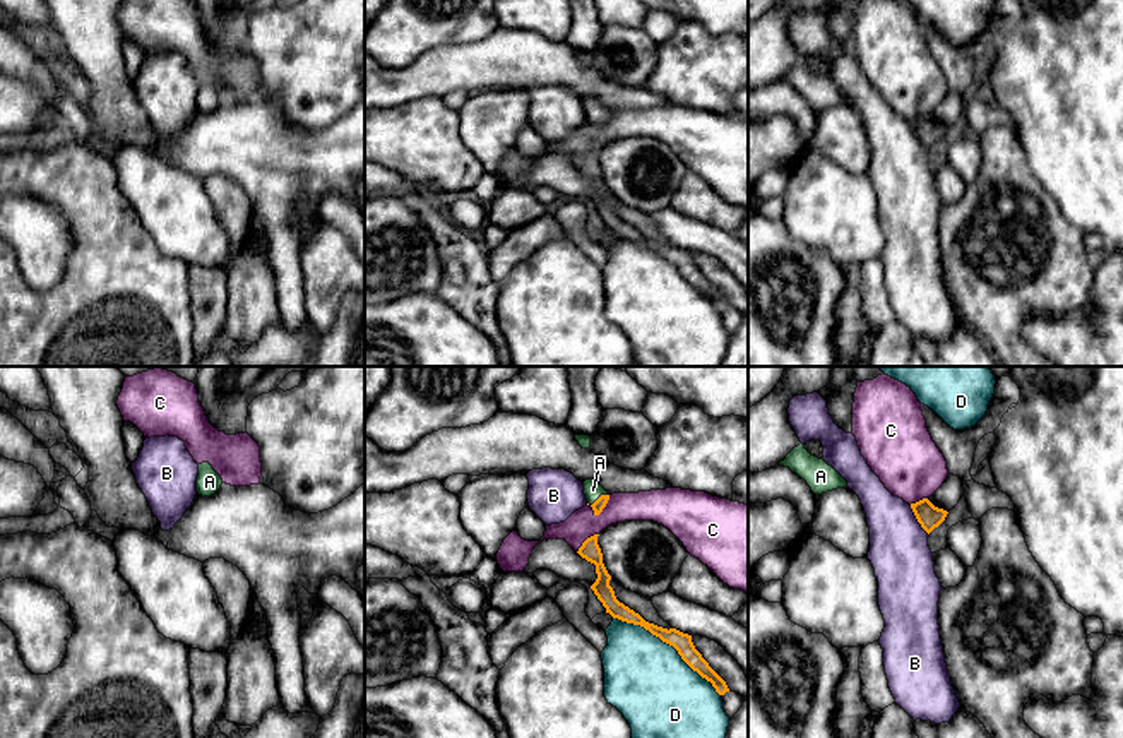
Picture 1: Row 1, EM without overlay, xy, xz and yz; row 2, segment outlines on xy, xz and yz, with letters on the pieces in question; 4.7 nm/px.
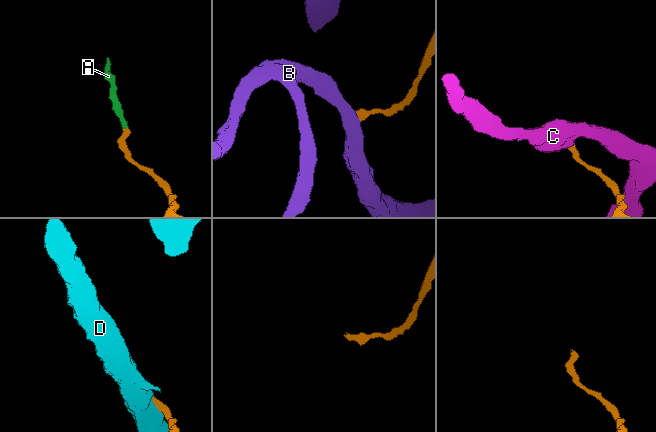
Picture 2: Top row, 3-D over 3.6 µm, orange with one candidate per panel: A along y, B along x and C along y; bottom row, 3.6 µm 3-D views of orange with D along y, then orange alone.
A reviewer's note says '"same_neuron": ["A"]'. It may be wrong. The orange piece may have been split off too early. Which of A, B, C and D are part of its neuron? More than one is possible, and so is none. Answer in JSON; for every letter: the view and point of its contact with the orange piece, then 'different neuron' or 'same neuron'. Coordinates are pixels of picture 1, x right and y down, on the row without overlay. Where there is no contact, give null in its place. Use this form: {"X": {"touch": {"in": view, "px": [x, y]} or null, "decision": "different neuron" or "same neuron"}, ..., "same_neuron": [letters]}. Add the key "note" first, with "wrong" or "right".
{"note": "right", "A": {"touch": {"in": "xz", "px": [598, 115]}, "decision": "same neuron"}, "B": {"touch": {"in": "yz", "px": [916, 134]}, "decision": "different neuron"}, "C": {"touch": {"in": "xz", "px": [605, 122]}, "decision": "different neuron"}, "D": {"touch": {"in": "xz", "px": [670, 261]}, "decision": "different neuron"}, "same_neuron": ["A"]}

